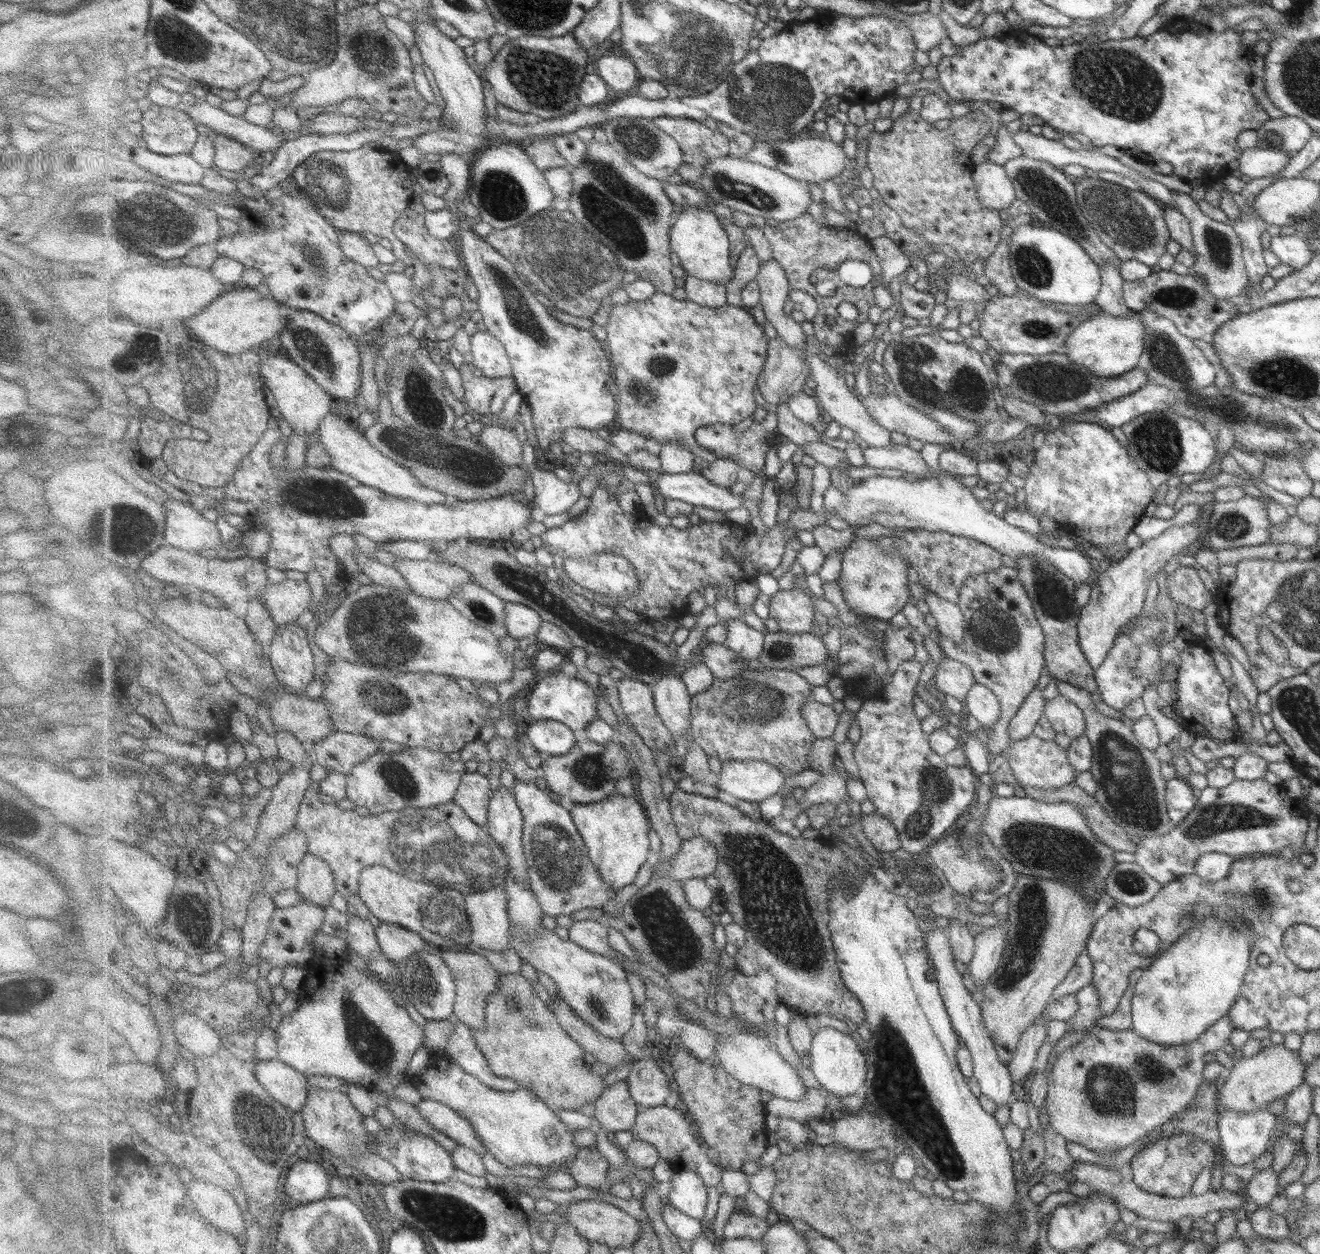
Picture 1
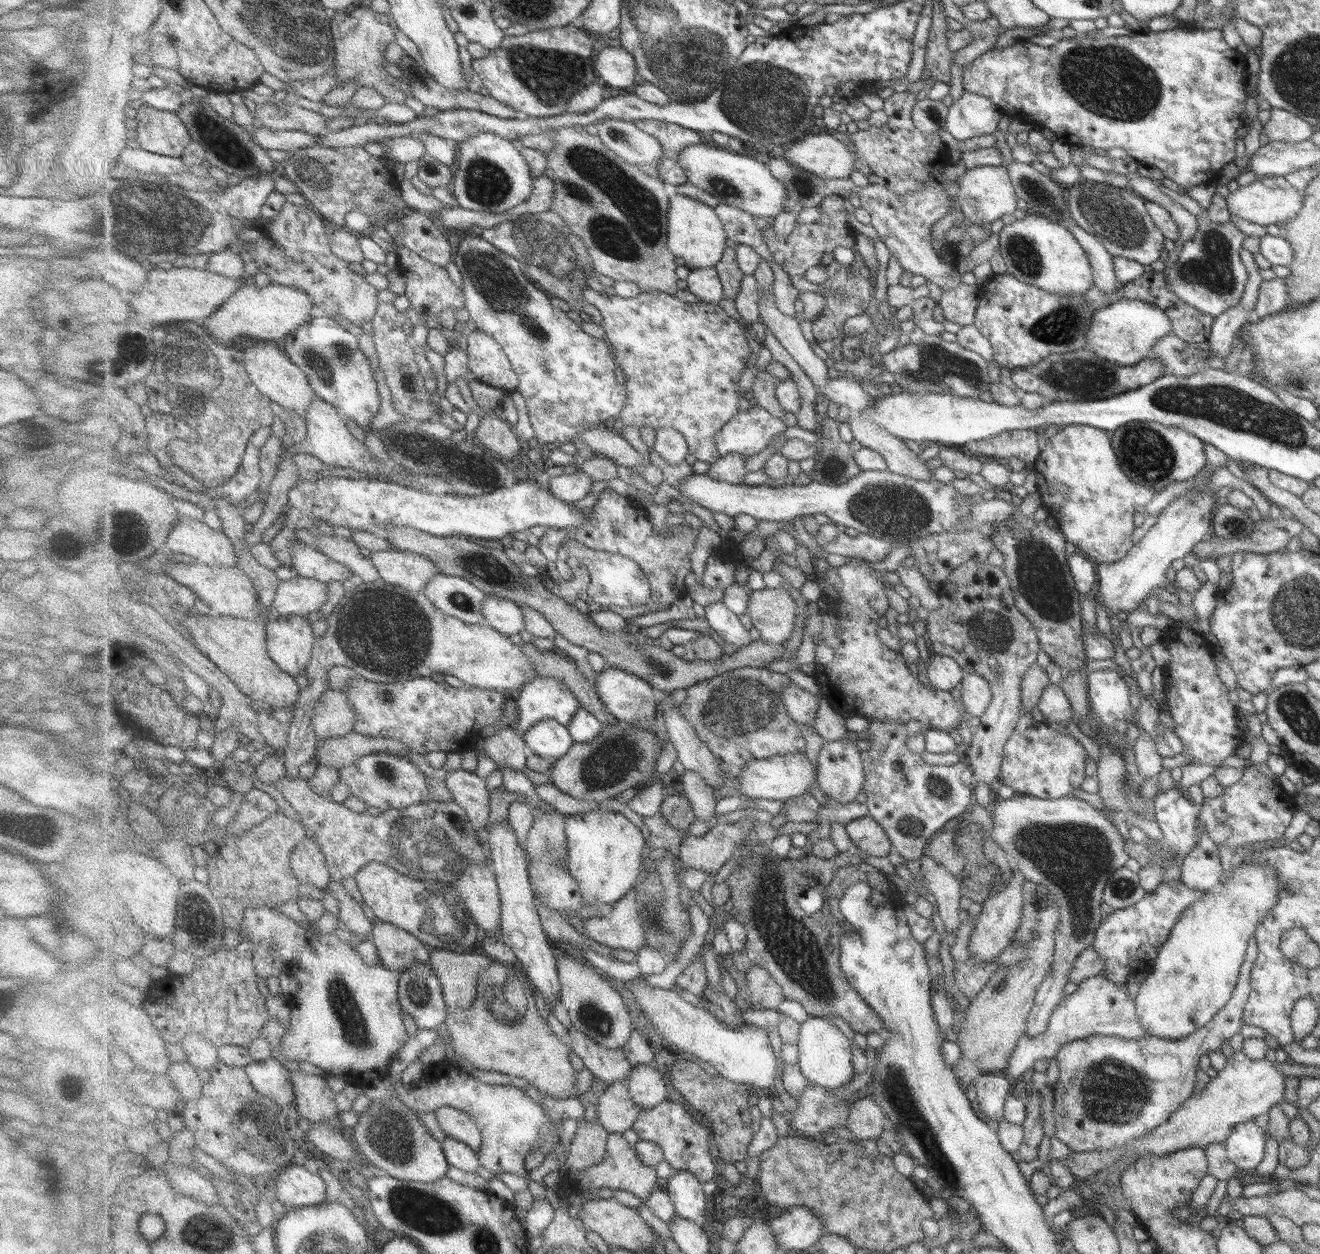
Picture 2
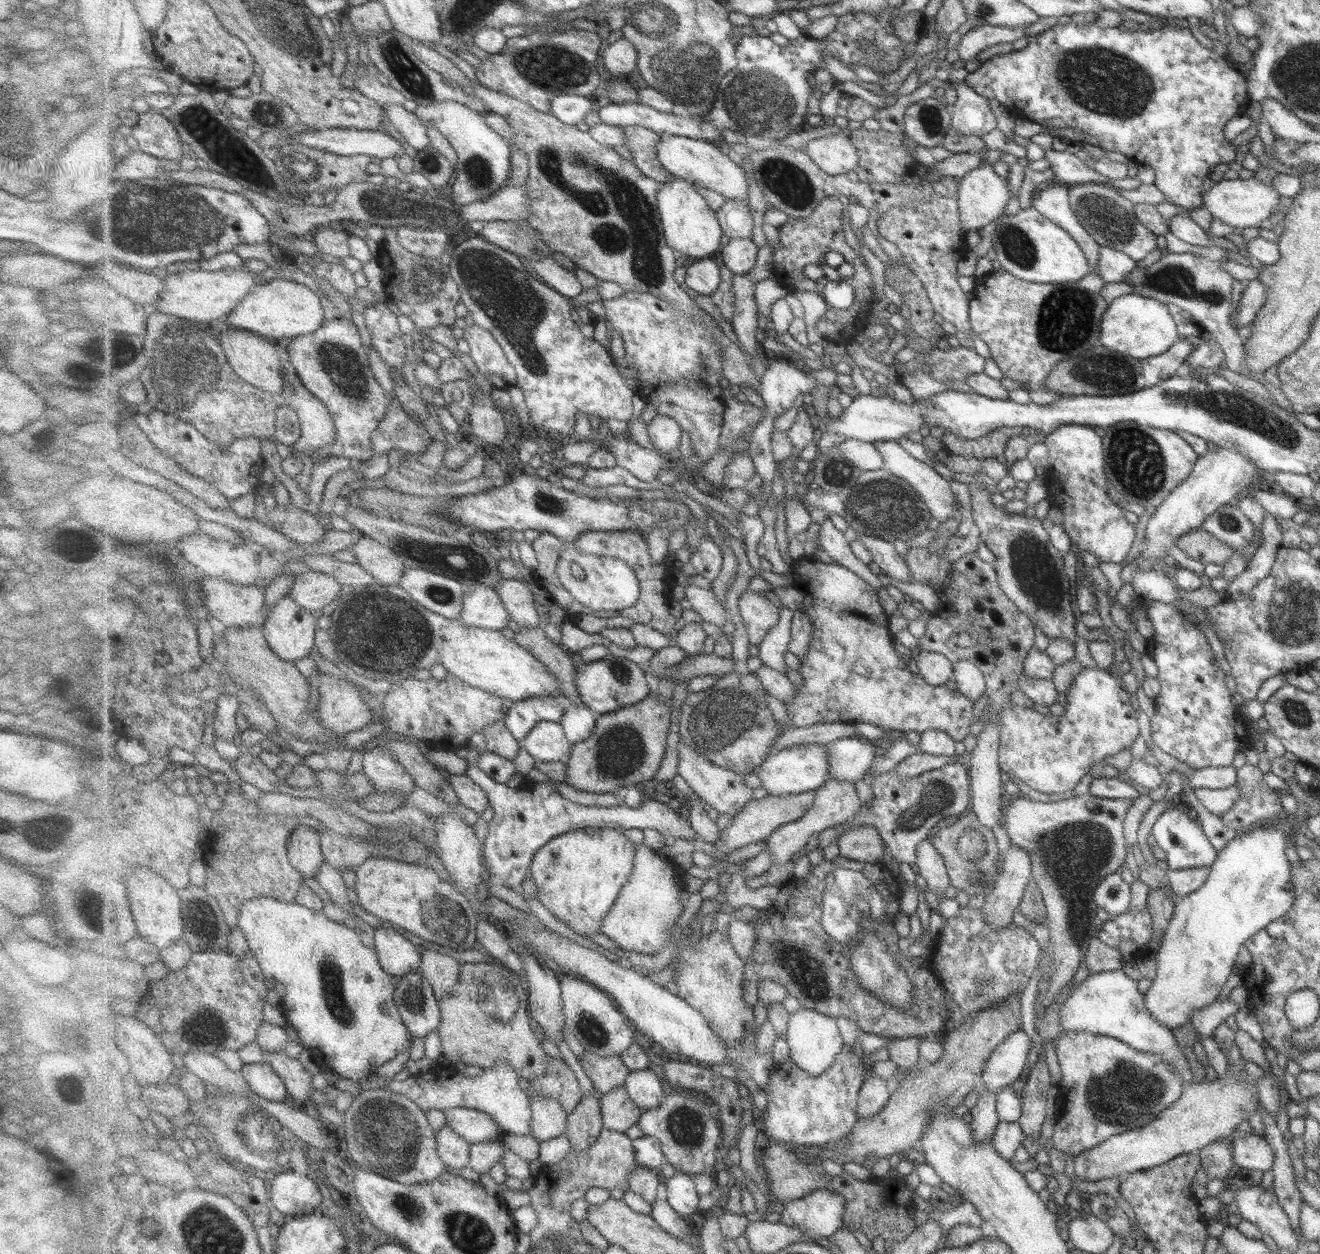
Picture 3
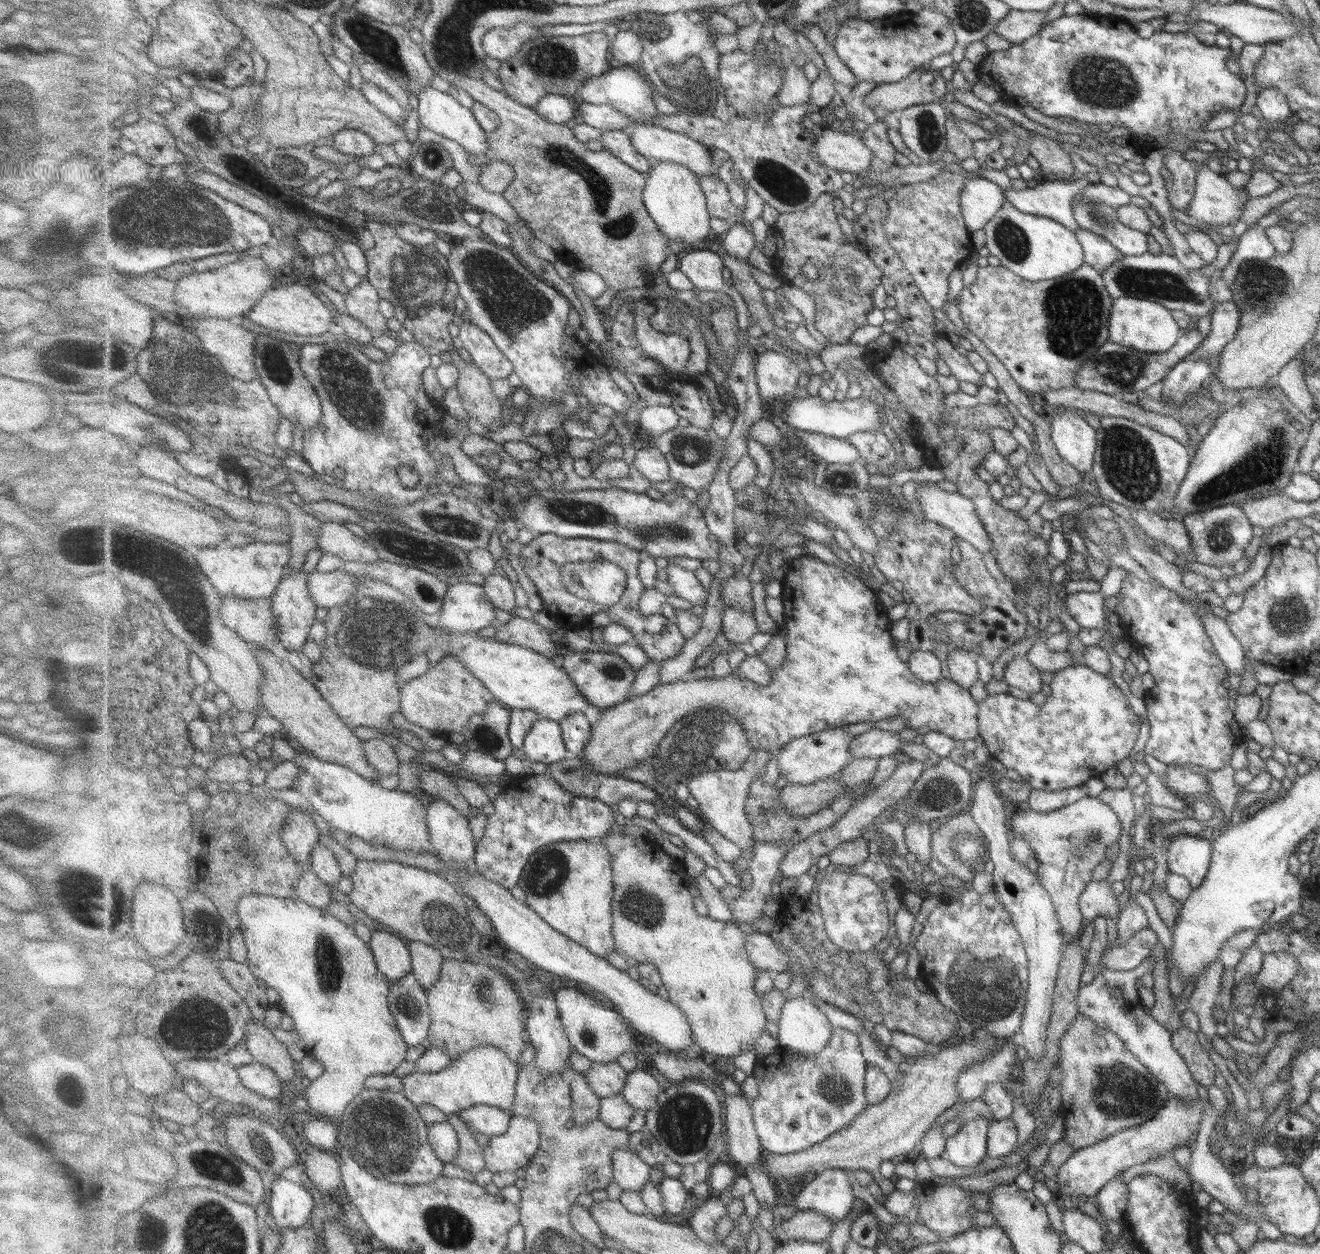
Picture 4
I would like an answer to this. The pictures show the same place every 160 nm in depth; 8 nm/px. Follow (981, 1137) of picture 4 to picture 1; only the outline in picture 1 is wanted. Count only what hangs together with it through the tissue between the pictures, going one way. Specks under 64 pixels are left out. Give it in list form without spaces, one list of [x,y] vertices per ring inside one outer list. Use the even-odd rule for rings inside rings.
[[[946,928],[930,930],[925,934],[927,949],[931,961],[935,964],[935,971],[938,975],[938,985],[941,990],[943,1000],[954,1024],[954,1029],[962,1038],[966,1047],[970,1050],[974,1062],[974,1076],[979,1086],[981,1095],[991,1100],[997,1107],[1008,1105],[1013,1099],[1013,1090],[1016,1088],[1008,1073],[1006,1064],[999,1058],[995,1043],[987,1030],[982,1006],[975,1002],[969,990],[965,988],[965,978],[955,966],[955,956],[949,944],[950,936]]]

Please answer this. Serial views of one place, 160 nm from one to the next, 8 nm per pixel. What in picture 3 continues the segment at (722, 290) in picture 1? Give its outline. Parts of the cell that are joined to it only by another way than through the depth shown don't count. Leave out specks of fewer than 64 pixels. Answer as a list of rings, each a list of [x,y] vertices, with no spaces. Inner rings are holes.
[[[718,257],[697,260],[686,271],[685,283],[699,294],[711,296],[721,284],[722,267]]]

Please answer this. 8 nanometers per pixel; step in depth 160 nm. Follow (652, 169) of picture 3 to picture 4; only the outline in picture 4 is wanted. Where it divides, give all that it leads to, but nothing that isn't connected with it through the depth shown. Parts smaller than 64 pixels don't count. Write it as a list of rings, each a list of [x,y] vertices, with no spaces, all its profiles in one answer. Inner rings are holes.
[[[615,130],[603,132],[599,142],[601,142],[601,146],[604,147],[603,150],[614,154],[625,164],[635,167],[635,170],[646,175],[651,172],[653,164],[643,153],[640,153],[639,150],[633,146],[631,136],[627,136],[625,131]]]

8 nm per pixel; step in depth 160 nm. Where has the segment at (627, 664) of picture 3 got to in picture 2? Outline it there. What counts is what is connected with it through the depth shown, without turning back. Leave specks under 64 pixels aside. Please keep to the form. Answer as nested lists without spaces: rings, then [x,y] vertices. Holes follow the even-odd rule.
[[[610,666],[598,674],[596,689],[608,711],[611,711],[611,714],[614,714],[619,721],[636,724],[636,726],[642,726],[646,730],[653,730],[660,694],[654,686],[651,686],[650,682],[647,682],[647,679],[639,678],[639,675]]]

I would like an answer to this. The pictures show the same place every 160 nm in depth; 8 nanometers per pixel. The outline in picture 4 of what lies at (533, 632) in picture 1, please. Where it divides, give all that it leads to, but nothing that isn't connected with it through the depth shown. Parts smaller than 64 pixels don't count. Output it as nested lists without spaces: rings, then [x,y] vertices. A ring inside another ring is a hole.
[[[461,580],[449,587],[438,625],[456,635],[495,627],[497,614],[493,607],[482,585]]]

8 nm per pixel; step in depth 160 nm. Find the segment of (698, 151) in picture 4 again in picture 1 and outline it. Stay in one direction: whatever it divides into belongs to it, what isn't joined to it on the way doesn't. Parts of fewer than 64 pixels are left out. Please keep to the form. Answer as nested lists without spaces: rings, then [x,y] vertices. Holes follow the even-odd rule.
[[[746,157],[718,158],[710,162],[702,178],[696,181],[717,203],[723,203],[735,211],[745,212],[751,216],[762,216],[768,223],[789,222],[807,213],[813,198],[809,192],[809,183],[791,178],[783,171],[751,162]]]

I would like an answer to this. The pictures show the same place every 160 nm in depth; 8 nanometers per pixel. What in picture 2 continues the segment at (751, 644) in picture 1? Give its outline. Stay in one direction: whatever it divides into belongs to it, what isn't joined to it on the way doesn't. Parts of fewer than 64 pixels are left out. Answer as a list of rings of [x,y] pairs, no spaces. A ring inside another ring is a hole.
[[[715,602],[705,607],[704,618],[720,641],[724,640],[739,649],[752,643],[749,629],[743,626],[741,616],[731,612],[722,602]]]

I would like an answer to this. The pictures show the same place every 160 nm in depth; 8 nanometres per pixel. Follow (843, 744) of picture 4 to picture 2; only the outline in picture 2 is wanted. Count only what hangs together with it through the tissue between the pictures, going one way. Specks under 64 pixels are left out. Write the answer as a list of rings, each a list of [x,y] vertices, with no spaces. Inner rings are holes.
[[[796,752],[789,756],[774,756],[771,758],[747,762],[743,772],[737,777],[739,792],[754,800],[787,800],[805,794],[807,788],[816,788],[817,768],[811,764],[804,752]]]

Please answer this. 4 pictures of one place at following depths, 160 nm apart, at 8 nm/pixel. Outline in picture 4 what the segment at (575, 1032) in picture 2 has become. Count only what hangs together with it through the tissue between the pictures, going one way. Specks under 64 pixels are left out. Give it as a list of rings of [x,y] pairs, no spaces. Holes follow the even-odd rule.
[[[618,1061],[610,1063],[593,1062],[591,1068],[584,1073],[589,1086],[601,1098],[622,1095],[628,1076]]]

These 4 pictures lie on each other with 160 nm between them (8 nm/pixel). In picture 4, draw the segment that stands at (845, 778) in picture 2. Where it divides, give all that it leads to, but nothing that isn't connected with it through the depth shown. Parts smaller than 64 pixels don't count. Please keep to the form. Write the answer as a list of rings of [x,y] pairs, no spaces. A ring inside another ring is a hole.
[[[871,729],[856,736],[850,744],[850,753],[853,759],[892,757],[901,750],[901,740],[896,732]]]

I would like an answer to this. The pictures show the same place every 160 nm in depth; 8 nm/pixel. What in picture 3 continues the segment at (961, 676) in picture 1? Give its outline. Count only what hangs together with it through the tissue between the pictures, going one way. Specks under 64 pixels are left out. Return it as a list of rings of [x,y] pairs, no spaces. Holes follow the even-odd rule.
[[[921,650],[916,664],[918,674],[933,686],[945,686],[954,676],[954,663],[944,654]]]

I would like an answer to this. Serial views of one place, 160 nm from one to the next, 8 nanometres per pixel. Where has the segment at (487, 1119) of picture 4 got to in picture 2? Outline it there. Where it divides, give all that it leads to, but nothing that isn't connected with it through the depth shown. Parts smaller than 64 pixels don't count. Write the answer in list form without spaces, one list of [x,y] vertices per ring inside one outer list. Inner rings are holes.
[[[442,1106],[434,1113],[448,1138],[467,1143],[478,1152],[482,1150],[482,1130],[466,1111]]]

